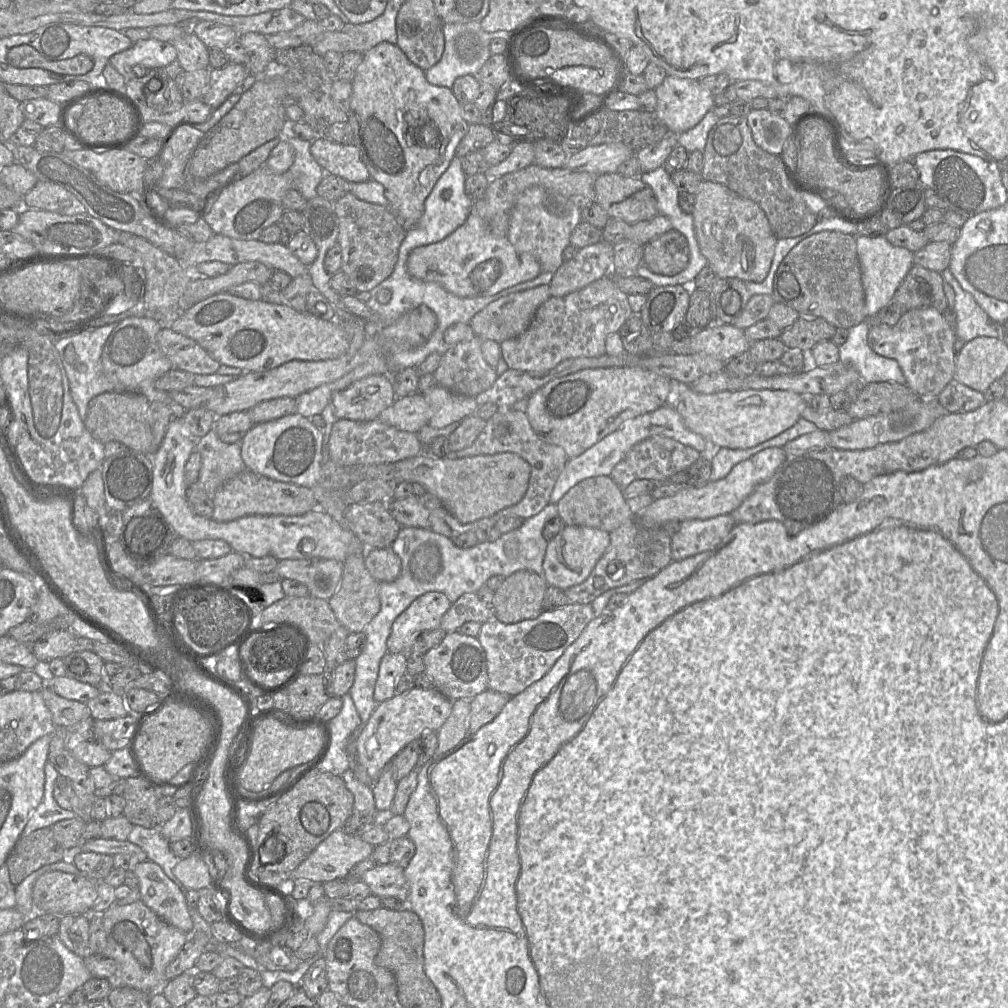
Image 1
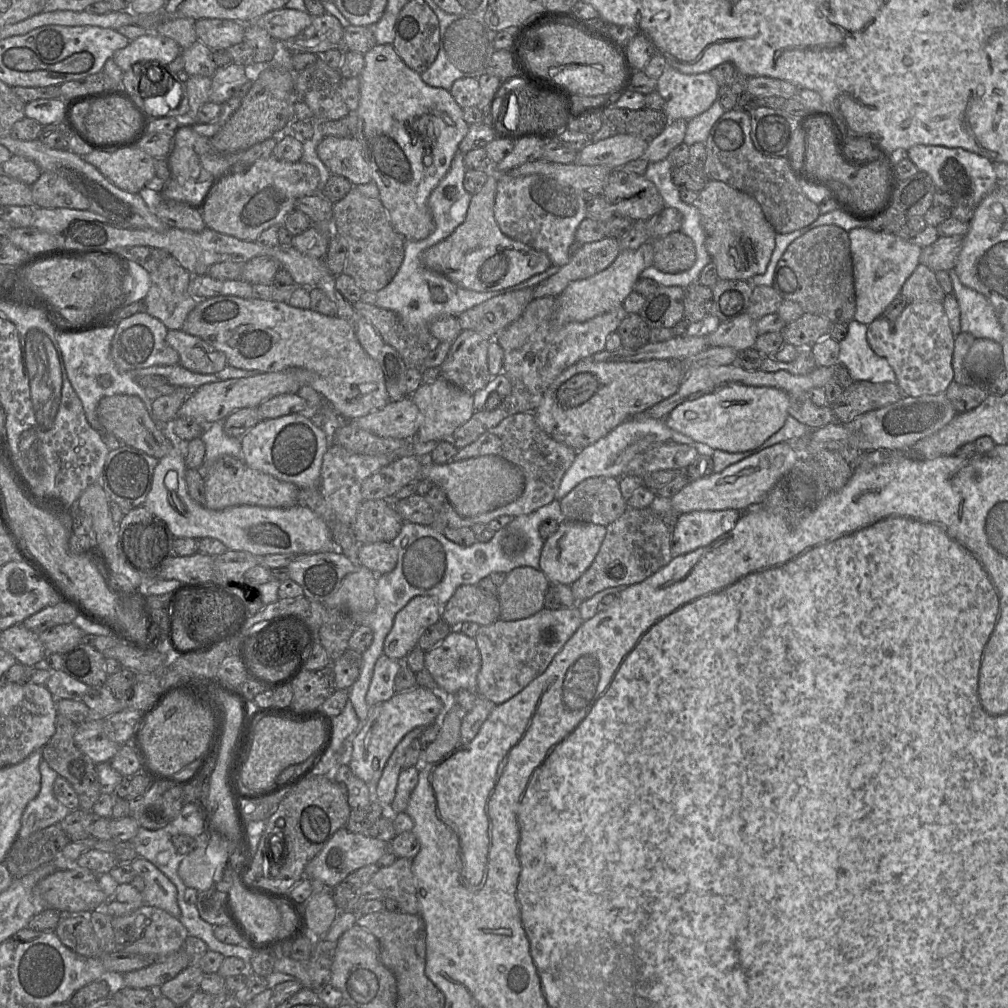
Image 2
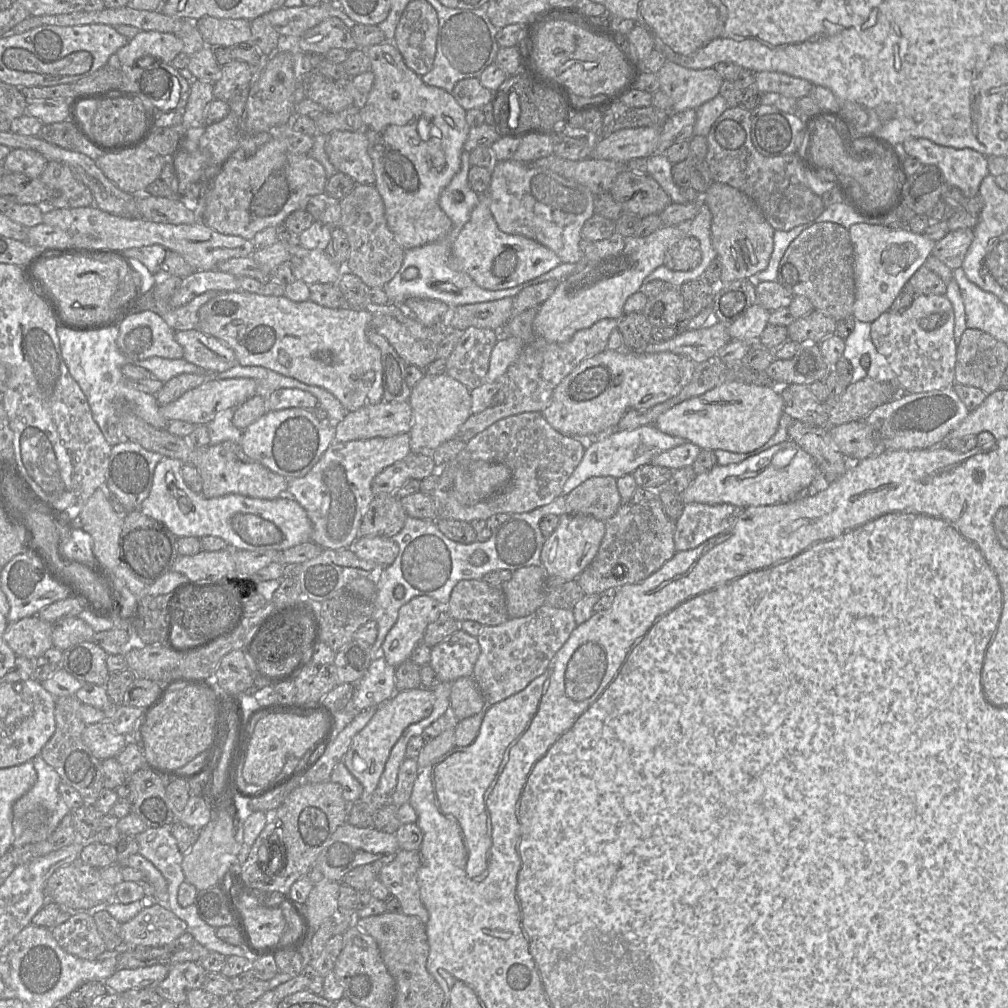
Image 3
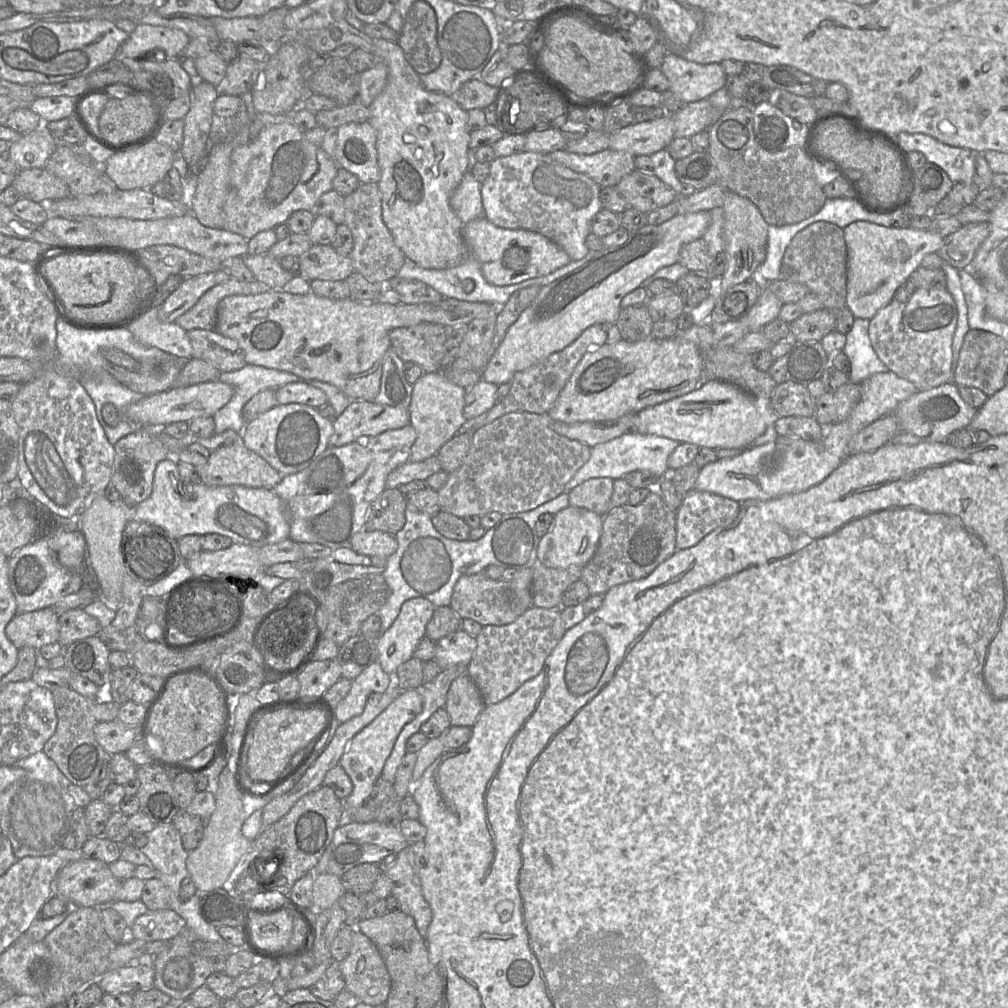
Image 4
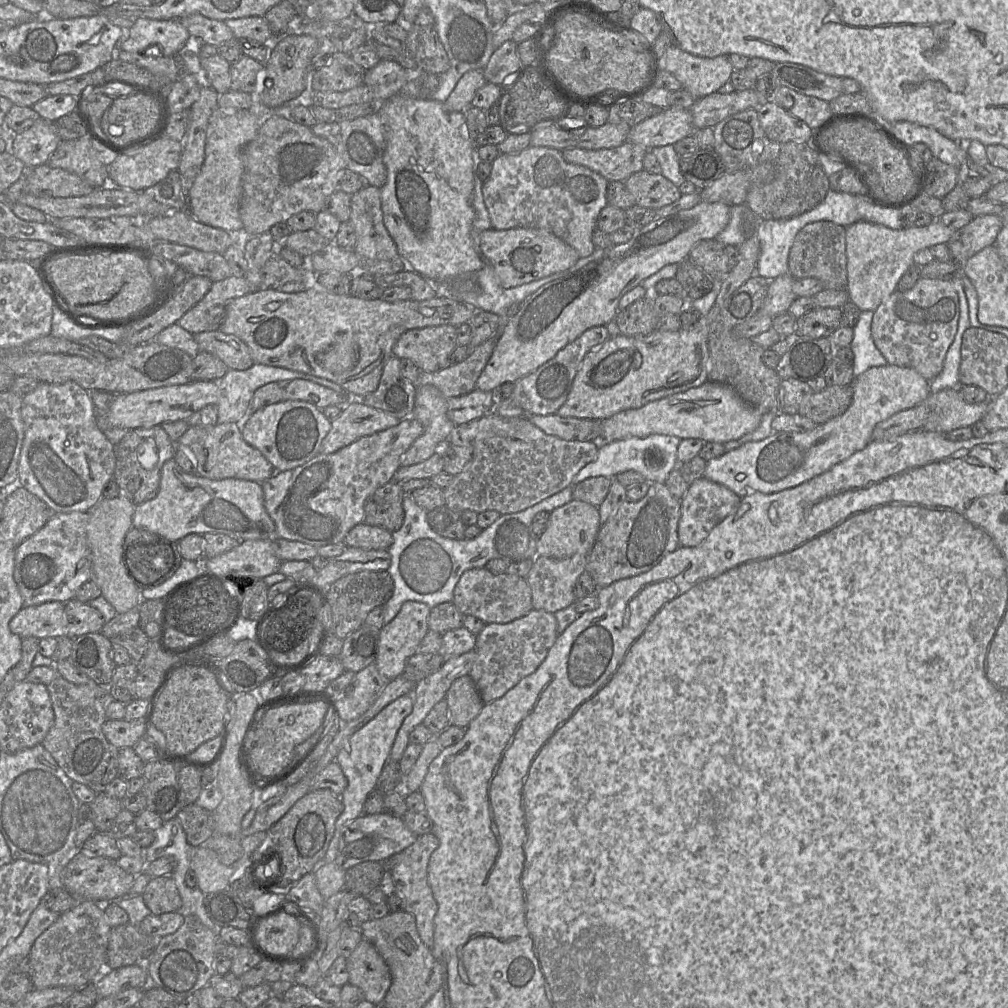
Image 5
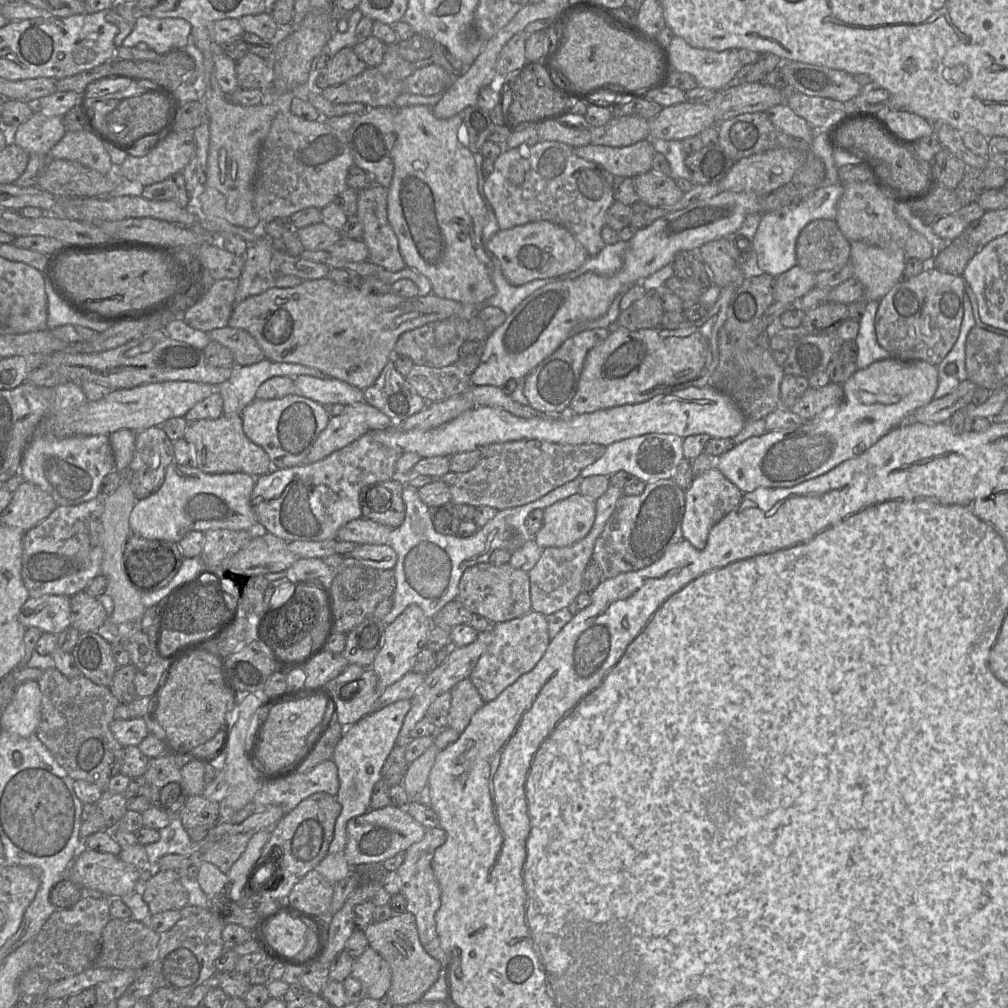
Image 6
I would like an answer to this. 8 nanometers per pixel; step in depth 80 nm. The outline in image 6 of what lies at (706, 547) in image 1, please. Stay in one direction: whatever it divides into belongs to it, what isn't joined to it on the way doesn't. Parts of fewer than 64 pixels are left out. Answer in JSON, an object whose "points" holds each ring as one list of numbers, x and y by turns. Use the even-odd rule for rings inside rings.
{"points":[[715,466,695,477,685,490,685,510,682,520,682,535,695,548,703,549,710,529,732,511,741,501,743,493]]}

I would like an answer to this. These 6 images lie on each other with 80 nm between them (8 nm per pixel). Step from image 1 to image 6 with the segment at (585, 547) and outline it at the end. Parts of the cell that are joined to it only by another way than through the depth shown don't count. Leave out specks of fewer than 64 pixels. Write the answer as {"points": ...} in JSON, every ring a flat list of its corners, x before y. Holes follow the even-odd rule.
{"points":[[581,494,572,495,543,510,543,526,534,539,542,549,566,547,583,539,596,516,595,501]]}

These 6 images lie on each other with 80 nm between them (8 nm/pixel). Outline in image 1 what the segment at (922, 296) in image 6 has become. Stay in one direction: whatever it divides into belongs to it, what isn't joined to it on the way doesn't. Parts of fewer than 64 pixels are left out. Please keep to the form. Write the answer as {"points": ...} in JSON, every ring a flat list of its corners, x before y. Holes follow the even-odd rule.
{"points":[[935,308,906,311,893,325,870,327,868,345,880,356,894,359,899,364,906,385,922,398,937,398,946,385,954,379,956,334,946,313]]}

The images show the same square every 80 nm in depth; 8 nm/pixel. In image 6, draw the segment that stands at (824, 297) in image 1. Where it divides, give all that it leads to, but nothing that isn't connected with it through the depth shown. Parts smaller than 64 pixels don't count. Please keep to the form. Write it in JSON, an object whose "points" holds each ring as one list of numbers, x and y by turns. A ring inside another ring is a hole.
{"points":[[816,219,801,230,796,259,797,265,812,273,840,268,850,260,850,242,835,221]]}

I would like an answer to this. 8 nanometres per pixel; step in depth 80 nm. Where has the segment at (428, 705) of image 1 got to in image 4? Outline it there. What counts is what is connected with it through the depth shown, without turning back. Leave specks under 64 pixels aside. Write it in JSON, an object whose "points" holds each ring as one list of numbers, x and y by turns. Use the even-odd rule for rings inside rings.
{"points":[[416,689,400,692,372,722,358,732,348,744,340,758,339,765,352,781,351,794,343,800,344,820,353,820,353,814,365,799,370,797,376,780,381,776,384,764,392,752,395,742,406,724,411,722,423,709,423,699]]}

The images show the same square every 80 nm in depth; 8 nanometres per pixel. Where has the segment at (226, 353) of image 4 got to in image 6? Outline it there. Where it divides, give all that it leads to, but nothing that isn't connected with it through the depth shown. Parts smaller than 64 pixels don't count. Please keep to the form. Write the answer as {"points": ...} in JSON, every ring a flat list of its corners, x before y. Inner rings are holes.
{"points":[[225,326,205,333,211,341,216,341,231,350,236,366,249,366,265,359,255,338,245,330]]}

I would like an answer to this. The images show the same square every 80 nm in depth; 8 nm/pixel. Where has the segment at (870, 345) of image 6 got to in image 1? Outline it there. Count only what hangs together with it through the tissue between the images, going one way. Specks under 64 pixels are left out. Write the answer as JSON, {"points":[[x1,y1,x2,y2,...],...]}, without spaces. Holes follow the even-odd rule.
{"points":[[867,321,847,329,847,340,838,347,839,361,855,368,865,383,897,382,905,385,906,380,897,361,878,355,868,345,869,329]]}

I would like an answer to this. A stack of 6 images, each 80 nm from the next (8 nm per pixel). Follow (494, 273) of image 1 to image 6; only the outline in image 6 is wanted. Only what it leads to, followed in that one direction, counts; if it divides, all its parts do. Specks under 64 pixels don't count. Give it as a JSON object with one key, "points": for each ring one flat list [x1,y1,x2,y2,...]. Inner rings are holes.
{"points":[[549,221,530,222,500,230,486,242,486,248,500,262,506,280,515,286,570,273,589,257,583,245,568,230]]}

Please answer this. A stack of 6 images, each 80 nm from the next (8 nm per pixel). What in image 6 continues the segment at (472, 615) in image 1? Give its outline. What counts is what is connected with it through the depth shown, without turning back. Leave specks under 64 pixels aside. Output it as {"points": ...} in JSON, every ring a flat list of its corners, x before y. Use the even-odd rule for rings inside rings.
{"points":[[510,561,499,566,489,562,476,564,463,572,458,585,457,599,470,612,481,615,491,624,522,617,532,610,529,574,513,568]]}

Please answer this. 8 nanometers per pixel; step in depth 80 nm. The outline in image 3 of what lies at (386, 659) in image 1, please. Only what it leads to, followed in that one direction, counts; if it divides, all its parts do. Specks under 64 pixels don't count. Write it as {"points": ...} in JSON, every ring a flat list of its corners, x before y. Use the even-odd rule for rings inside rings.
{"points":[[377,655,363,677,354,684,354,693,345,711,358,715,389,700,396,692,395,669,382,655]]}

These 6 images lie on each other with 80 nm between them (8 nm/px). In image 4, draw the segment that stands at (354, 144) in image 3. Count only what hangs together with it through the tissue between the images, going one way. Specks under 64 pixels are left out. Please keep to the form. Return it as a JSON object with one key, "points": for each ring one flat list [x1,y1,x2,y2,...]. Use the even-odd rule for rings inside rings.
{"points":[[366,121,349,123,337,128,335,160,359,179,361,184,378,184,381,171,378,165,377,137]]}

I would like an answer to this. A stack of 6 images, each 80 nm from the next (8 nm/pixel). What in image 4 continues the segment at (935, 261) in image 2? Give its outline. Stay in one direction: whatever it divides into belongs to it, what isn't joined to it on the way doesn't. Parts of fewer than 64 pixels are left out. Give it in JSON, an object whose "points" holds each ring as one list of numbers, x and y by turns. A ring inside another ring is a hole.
{"points":[[986,221,963,225,944,238,943,245,936,253,958,270,969,269,977,250,989,233,990,228]]}

